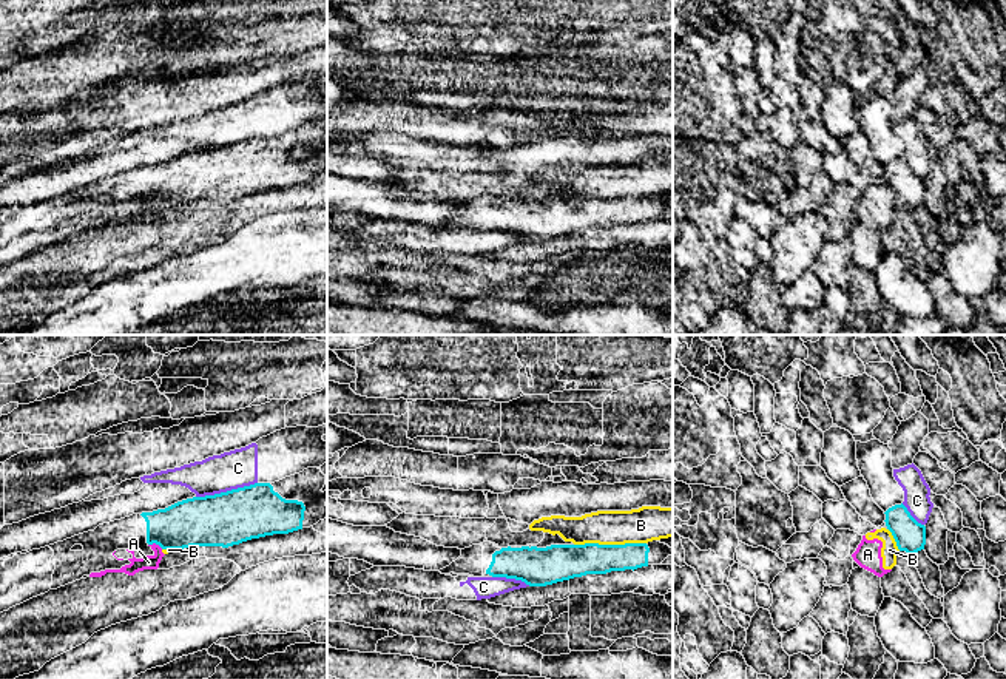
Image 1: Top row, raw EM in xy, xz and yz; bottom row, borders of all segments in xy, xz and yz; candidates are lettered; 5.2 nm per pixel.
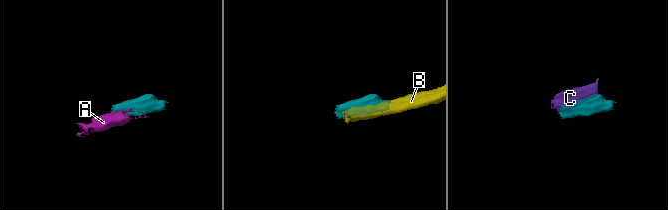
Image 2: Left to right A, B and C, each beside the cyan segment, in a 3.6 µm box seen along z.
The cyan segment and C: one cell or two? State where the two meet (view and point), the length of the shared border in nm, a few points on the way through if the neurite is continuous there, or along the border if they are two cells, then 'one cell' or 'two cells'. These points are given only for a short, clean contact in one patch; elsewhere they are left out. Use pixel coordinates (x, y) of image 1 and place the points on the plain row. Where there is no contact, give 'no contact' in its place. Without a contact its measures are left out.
contact xy (227, 145); length 340 nm; two cells

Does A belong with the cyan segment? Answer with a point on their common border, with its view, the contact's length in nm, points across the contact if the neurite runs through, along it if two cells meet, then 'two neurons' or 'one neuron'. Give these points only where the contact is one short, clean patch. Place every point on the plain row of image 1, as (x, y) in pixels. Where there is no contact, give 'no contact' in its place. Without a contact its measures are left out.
xy (156, 198) | 80 nm | along xy (148, 198), (158, 198), (162, 202) | two neurons

